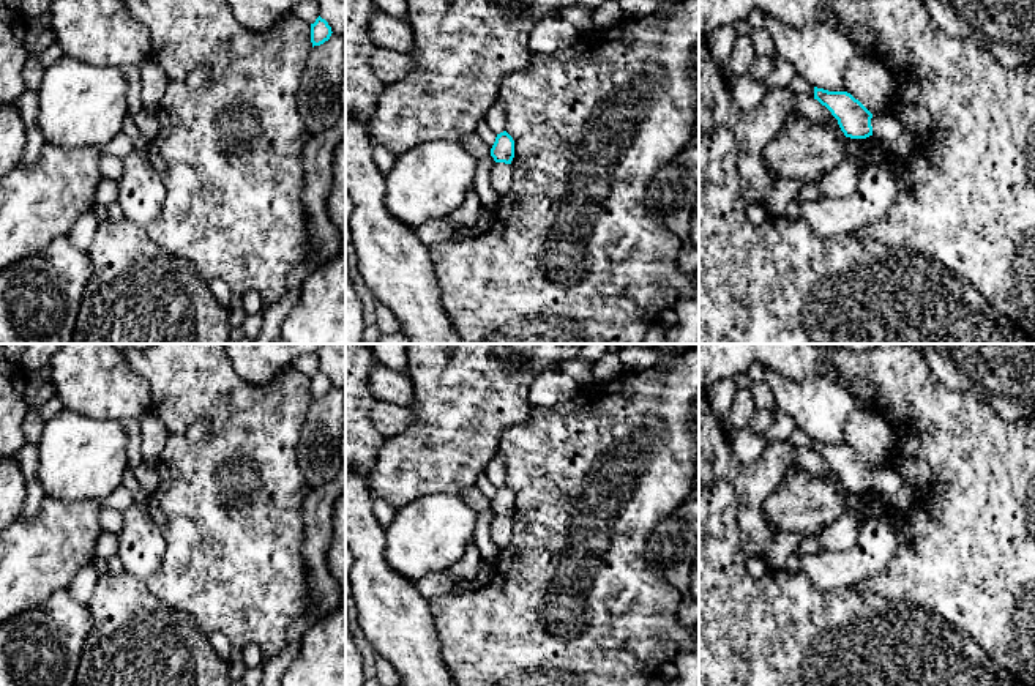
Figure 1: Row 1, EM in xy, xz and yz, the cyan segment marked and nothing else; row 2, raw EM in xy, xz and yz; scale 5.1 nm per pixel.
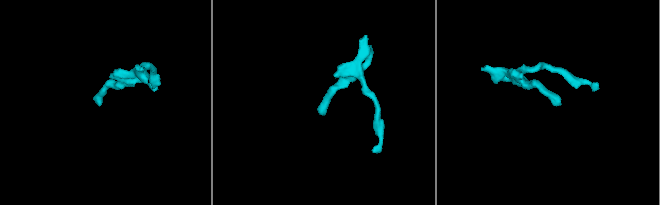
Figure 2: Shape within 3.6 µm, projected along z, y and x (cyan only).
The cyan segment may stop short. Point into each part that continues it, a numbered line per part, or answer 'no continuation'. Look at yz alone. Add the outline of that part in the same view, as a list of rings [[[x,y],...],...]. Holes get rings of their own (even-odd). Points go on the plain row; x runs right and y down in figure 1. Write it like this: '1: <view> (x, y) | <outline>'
1: yz (866, 432) | [[[850,380],[846,390],[857,401],[844,431],[846,445],[871,467],[884,465],[891,453],[893,435],[885,419],[868,407],[876,397],[874,385],[868,380]]]

